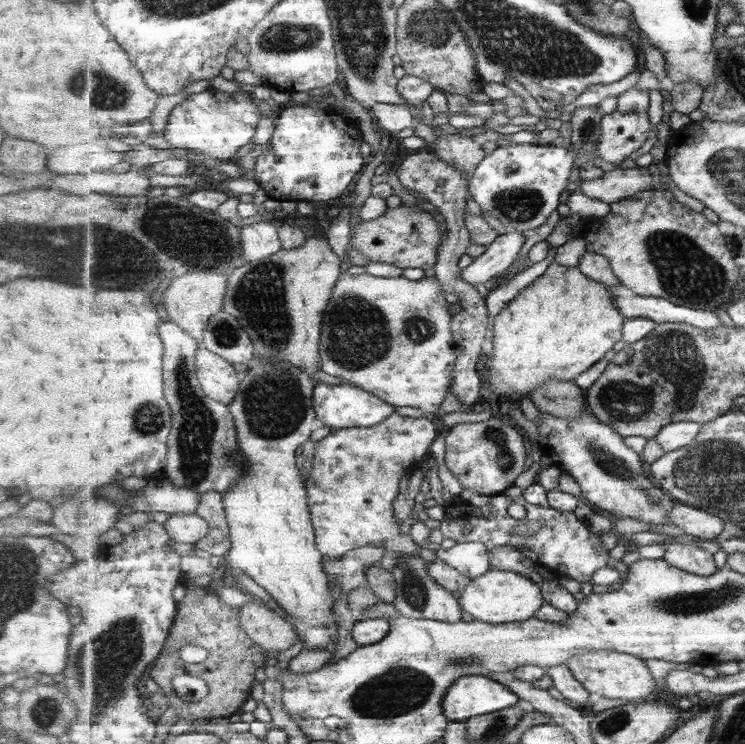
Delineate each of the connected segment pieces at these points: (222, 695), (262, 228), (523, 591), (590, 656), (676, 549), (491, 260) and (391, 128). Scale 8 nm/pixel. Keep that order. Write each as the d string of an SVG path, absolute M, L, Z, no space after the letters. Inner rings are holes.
M197 586L194 589L186 589L178 608L176 621L173 623L167 642L149 672L153 681L161 682L159 687L163 688L163 693L165 692L169 699L168 708L177 713L177 721L229 719L230 716L241 713L241 706L245 706L245 702L249 702L249 698L253 698L253 680L257 678L257 670L261 670L261 666L265 666L267 656L272 653L259 646L244 631L240 621L241 607L223 604L219 600L216 590L211 587ZM187 644L203 646L210 652L210 656L205 660L205 666L197 666L197 674L201 678L209 678L207 682L209 682L209 686L213 686L213 690L208 689L209 698L205 698L203 702L185 702L171 688L173 676L179 676L186 672L185 670L177 672L173 664L184 662L180 650Z
M257 222L240 228L244 264L271 256L281 249L277 226Z
M493 569L483 576L471 579L467 588L459 593L459 602L463 612L469 612L475 619L483 622L505 624L509 622L523 622L535 617L537 610L546 600L541 591L541 585L532 577L517 572Z
M607 649L587 651L571 657L566 665L592 696L629 701L647 698L649 694L653 694L657 690L656 679L652 676L647 662L621 651Z
M665 541L661 545L665 548L664 559L681 570L701 576L711 576L718 571L713 554L703 548L677 542L665 544Z
M511 230L507 234L500 235L479 259L475 259L462 270L462 278L472 286L476 286L485 285L497 276L503 276L507 273L507 268L518 260L523 244L525 238L519 231Z
M377 103L371 109L380 129L388 135L396 135L397 132L405 128L414 128L417 124L408 105Z

